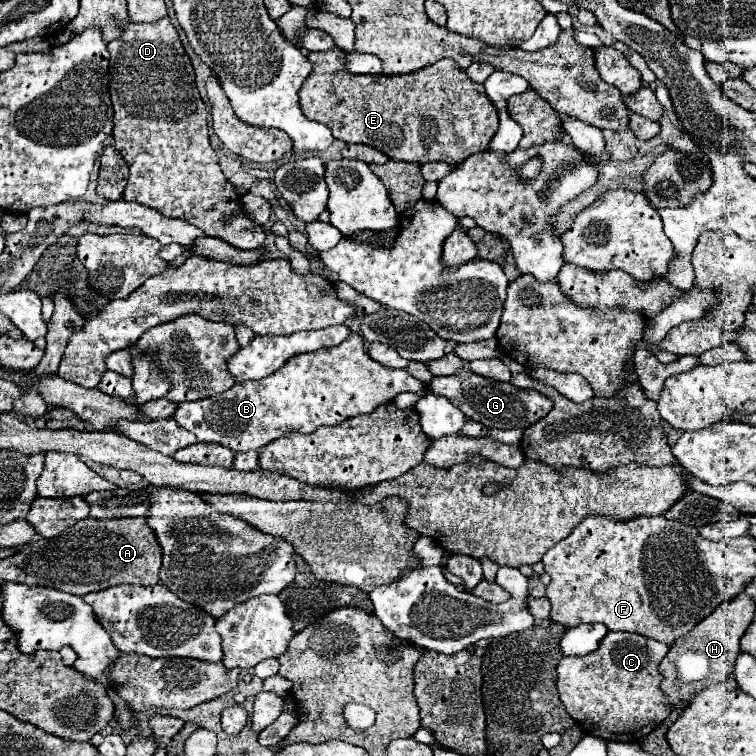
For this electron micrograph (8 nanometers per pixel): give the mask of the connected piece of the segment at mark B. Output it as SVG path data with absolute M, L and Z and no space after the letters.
M350 334L336 348L322 348L290 358L278 372L260 382L234 384L214 398L182 402L172 418L194 432L200 442L214 442L232 452L248 452L260 450L292 432L310 434L320 426L338 426L352 416L370 414L378 404L390 402L400 392L418 392L418 396L424 396L426 384L402 368L382 368L382 364L370 360L364 352L362 336Z

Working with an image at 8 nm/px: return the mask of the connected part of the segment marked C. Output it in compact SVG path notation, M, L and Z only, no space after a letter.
M608 632L598 650L586 656L568 656L558 662L558 694L566 712L588 732L602 740L640 742L670 714L666 694L660 690L658 664L668 646L630 632Z

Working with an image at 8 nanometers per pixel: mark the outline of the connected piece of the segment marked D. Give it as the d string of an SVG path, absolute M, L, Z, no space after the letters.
M170 20L126 24L108 50L114 106L112 146L130 168L122 198L156 208L166 218L186 220L206 236L226 240L234 248L260 248L266 234L244 216L240 196L218 166L208 140L208 112L194 84L194 68Z

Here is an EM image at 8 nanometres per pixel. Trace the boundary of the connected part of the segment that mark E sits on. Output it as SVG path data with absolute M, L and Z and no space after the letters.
M340 50L310 52L308 60L312 62L312 76L304 82L300 92L300 106L304 116L326 124L334 138L348 144L368 144L384 152L390 160L416 164L446 162L456 166L470 154L486 150L498 130L498 114L486 96L484 86L472 82L466 72L450 58L442 58L436 64L402 76L350 76L346 68L342 68Z

